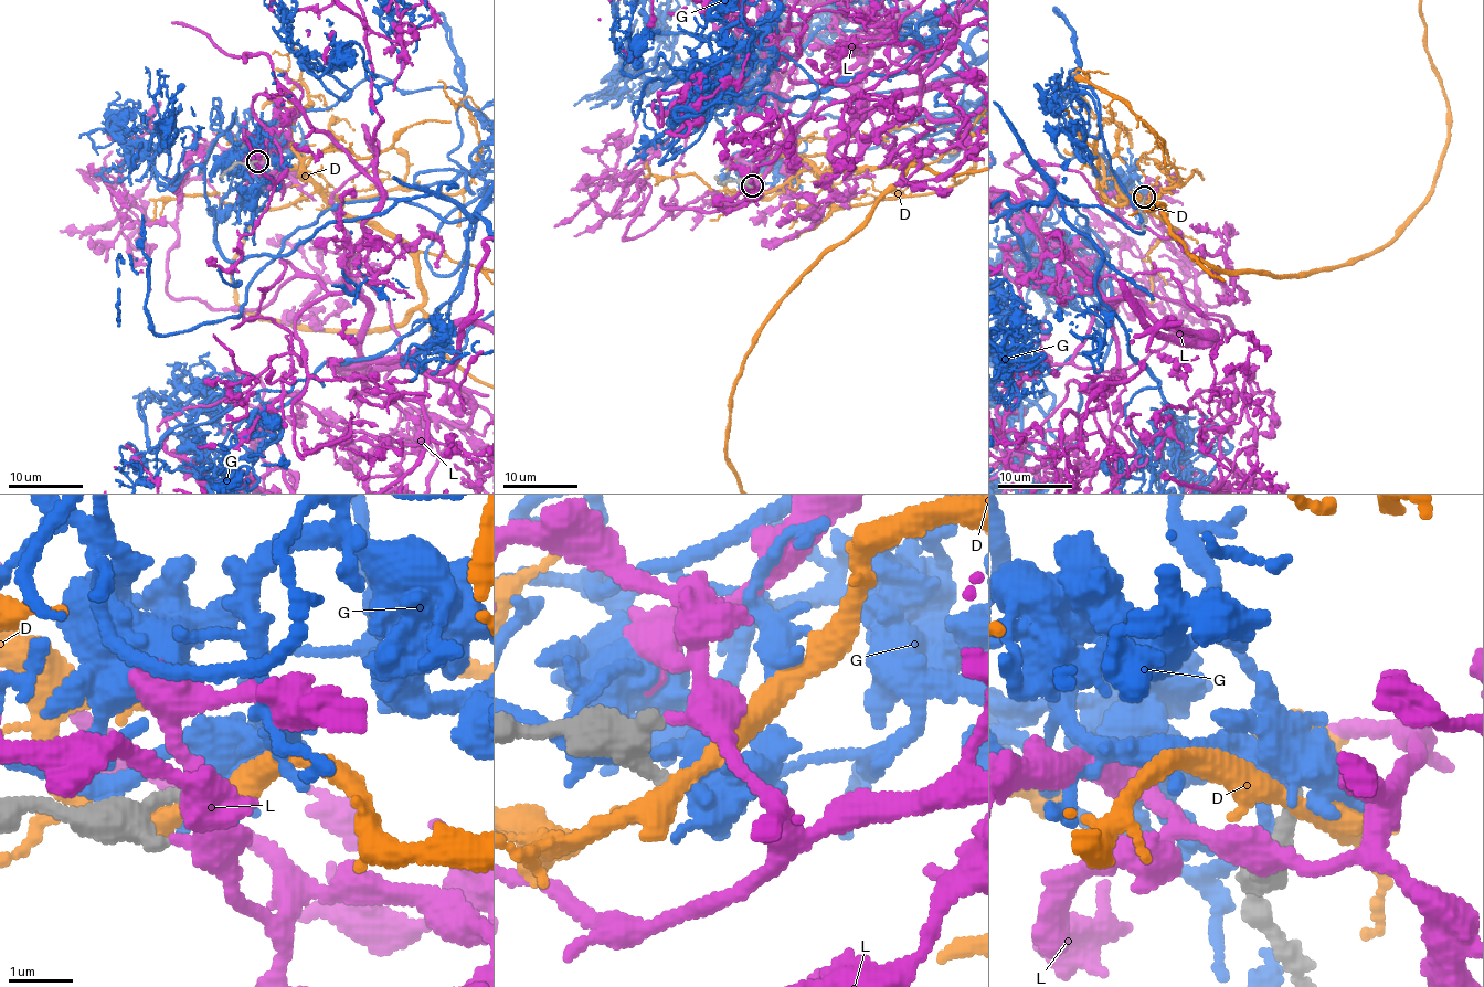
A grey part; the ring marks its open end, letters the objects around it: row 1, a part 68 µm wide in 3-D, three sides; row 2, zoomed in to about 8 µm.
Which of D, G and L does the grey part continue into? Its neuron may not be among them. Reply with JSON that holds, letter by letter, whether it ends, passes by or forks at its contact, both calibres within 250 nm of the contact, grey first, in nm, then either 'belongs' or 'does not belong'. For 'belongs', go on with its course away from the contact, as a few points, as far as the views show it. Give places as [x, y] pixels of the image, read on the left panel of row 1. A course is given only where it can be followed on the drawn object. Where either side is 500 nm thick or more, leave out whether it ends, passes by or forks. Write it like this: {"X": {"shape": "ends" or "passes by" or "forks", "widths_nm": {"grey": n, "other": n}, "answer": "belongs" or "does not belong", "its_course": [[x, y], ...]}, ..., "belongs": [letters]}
{"D": {"shape": "passes by", "widths_nm": {"grey": 260, "other": 340}, "answer": "does not belong"}, "G": {"shape": "forks", "widths_nm": {"grey": 220, "other": 440}, "answer": "does not belong"}, "L": {"shape": "passes by", "widths_nm": {"grey": 340, "other": 300}, "answer": "does not belong"}, "belongs": []}

